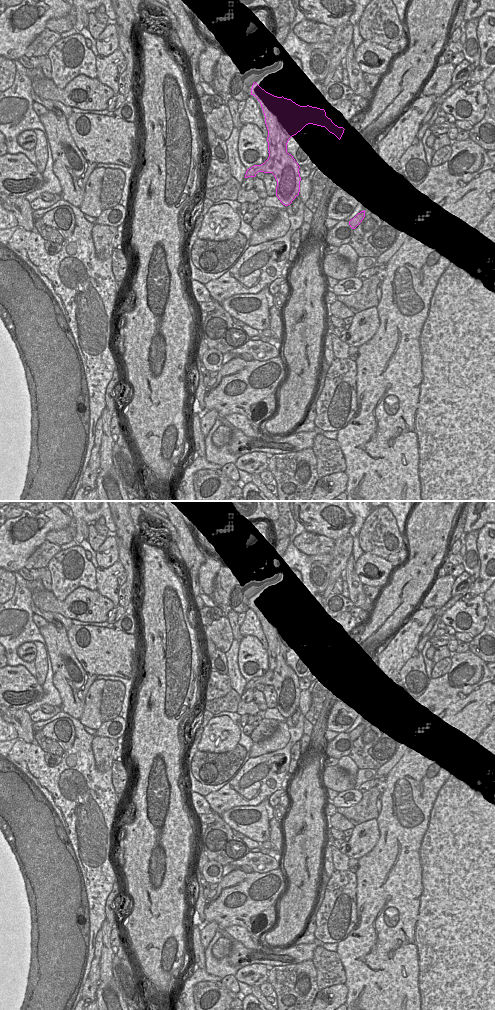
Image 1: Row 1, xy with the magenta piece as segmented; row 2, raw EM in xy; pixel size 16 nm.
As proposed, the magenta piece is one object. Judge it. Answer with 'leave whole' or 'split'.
leave whole

